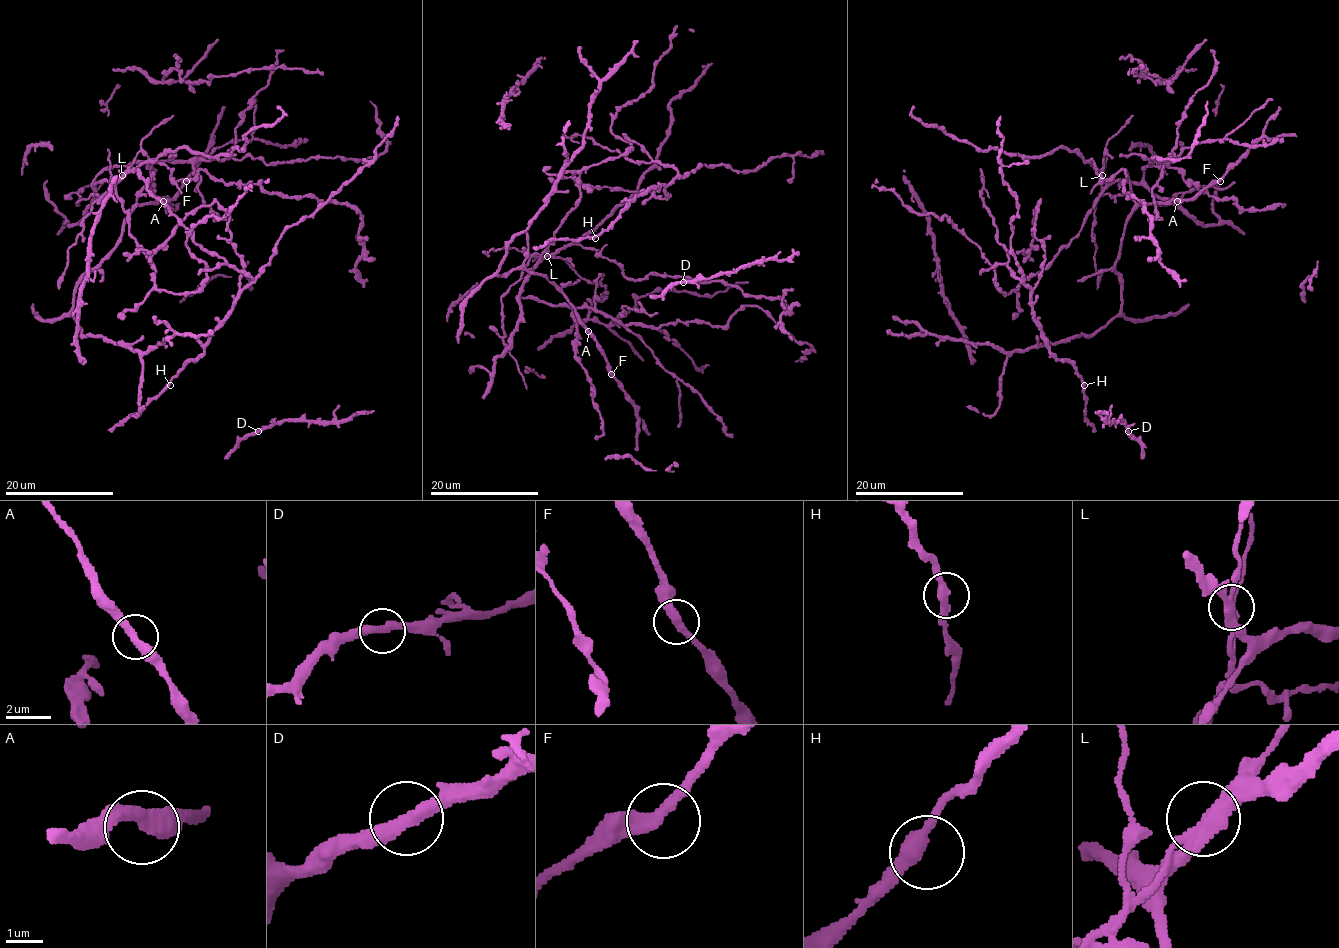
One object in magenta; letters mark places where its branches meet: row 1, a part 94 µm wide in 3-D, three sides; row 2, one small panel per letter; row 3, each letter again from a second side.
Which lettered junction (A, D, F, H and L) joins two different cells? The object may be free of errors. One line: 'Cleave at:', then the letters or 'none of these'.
Cleave at: L

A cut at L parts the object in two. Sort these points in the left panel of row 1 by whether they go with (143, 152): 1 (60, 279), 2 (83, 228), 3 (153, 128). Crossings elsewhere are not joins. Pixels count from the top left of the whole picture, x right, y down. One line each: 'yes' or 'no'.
1: yes
2: yes
3: yes

